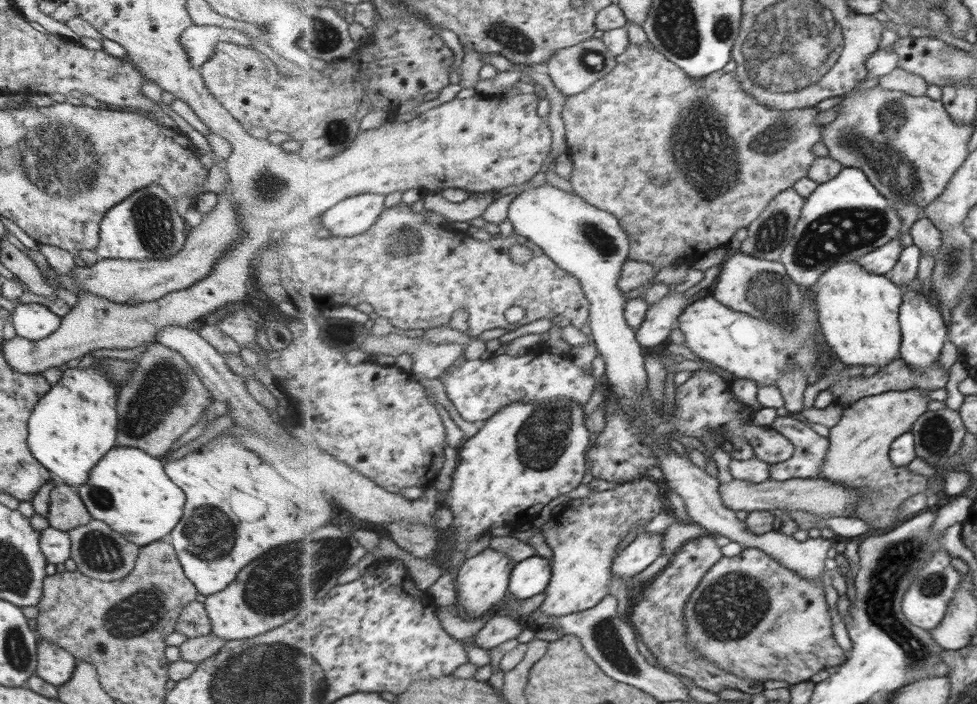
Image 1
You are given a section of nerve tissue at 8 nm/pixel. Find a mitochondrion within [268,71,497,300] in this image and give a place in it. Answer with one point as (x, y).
(401, 241)

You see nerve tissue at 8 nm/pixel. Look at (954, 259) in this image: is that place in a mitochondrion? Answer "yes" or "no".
yes

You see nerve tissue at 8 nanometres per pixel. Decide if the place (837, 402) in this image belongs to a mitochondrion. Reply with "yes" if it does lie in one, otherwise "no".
no

